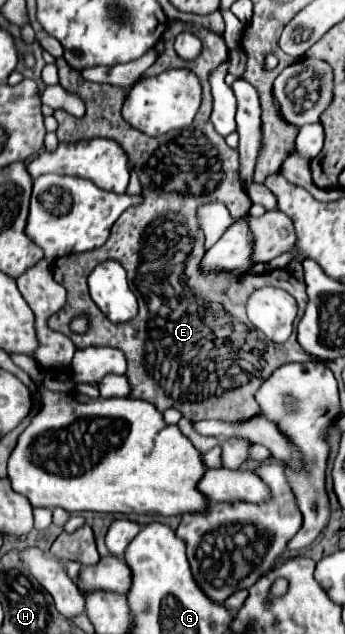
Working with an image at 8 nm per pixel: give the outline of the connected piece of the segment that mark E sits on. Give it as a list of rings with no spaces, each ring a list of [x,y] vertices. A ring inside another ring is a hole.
[[[193,25],[193,35],[197,35],[203,41],[203,49],[199,53],[197,59],[199,61],[199,71],[195,69],[195,73],[199,73],[199,79],[203,81],[203,103],[197,115],[195,125],[189,129],[189,137],[195,137],[191,143],[183,141],[183,145],[179,143],[179,153],[175,153],[175,163],[181,167],[181,173],[185,173],[185,177],[179,177],[177,165],[173,163],[173,159],[167,159],[167,141],[173,139],[171,133],[163,135],[163,137],[145,137],[145,133],[139,133],[135,127],[131,127],[123,117],[121,117],[121,107],[131,91],[131,87],[115,87],[115,85],[99,85],[99,83],[91,83],[85,81],[81,77],[81,73],[73,67],[69,67],[65,63],[65,59],[57,59],[57,67],[59,67],[59,79],[61,79],[61,87],[77,97],[83,99],[87,113],[85,117],[73,117],[67,111],[59,109],[53,113],[53,117],[59,123],[57,129],[57,137],[59,141],[81,141],[81,139],[93,139],[93,137],[109,137],[115,139],[125,153],[129,155],[129,161],[135,165],[135,171],[139,173],[139,179],[143,183],[143,197],[145,201],[139,207],[131,207],[127,211],[121,213],[121,217],[115,221],[115,225],[111,227],[111,235],[107,239],[107,243],[99,249],[93,251],[83,251],[83,253],[71,253],[67,257],[59,257],[59,261],[53,263],[53,273],[55,273],[55,281],[61,283],[67,289],[67,303],[61,311],[57,311],[51,317],[51,327],[55,331],[65,333],[67,337],[71,337],[71,341],[77,347],[115,347],[119,351],[125,353],[127,359],[127,381],[131,385],[131,393],[129,399],[143,399],[151,405],[155,405],[159,411],[165,409],[177,409],[185,419],[189,421],[201,421],[201,419],[219,419],[219,421],[227,421],[227,423],[243,423],[247,419],[253,419],[257,415],[261,415],[259,403],[255,401],[255,391],[261,387],[261,383],[281,365],[291,363],[291,361],[309,361],[309,353],[303,351],[303,347],[297,343],[297,335],[291,335],[289,341],[285,343],[275,343],[275,345],[267,345],[267,349],[257,349],[259,345],[255,345],[255,341],[251,341],[251,337],[207,337],[207,333],[219,333],[219,329],[231,329],[231,321],[235,321],[235,325],[247,325],[247,313],[245,313],[245,305],[247,305],[247,297],[257,289],[257,287],[283,287],[287,293],[291,293],[297,299],[299,305],[299,315],[301,309],[307,307],[307,293],[305,293],[305,285],[295,281],[295,275],[289,269],[273,269],[267,271],[263,275],[223,275],[221,273],[207,273],[205,277],[199,277],[201,273],[201,259],[205,255],[205,237],[197,227],[197,219],[195,219],[195,209],[201,203],[207,201],[223,201],[229,207],[229,213],[233,219],[245,215],[249,211],[249,201],[245,197],[245,191],[241,187],[239,181],[239,155],[235,149],[231,149],[225,139],[215,131],[213,123],[211,123],[211,107],[213,107],[213,95],[207,89],[209,85],[209,77],[211,71],[215,71],[221,63],[227,61],[227,45],[223,41],[223,37]],[[107,259],[115,259],[119,261],[125,269],[127,269],[127,277],[129,283],[133,285],[133,291],[137,295],[139,301],[139,315],[135,317],[135,321],[127,321],[127,323],[111,323],[107,321],[97,305],[93,305],[91,297],[89,297],[89,289],[87,289],[87,277],[89,277],[89,269],[95,269],[99,263],[107,261]],[[183,273],[197,273],[197,279],[201,281],[199,285],[191,285],[191,289],[183,287],[185,285],[185,275]],[[79,315],[85,315],[89,319],[89,329],[79,335],[75,331],[71,331],[71,321]]]

